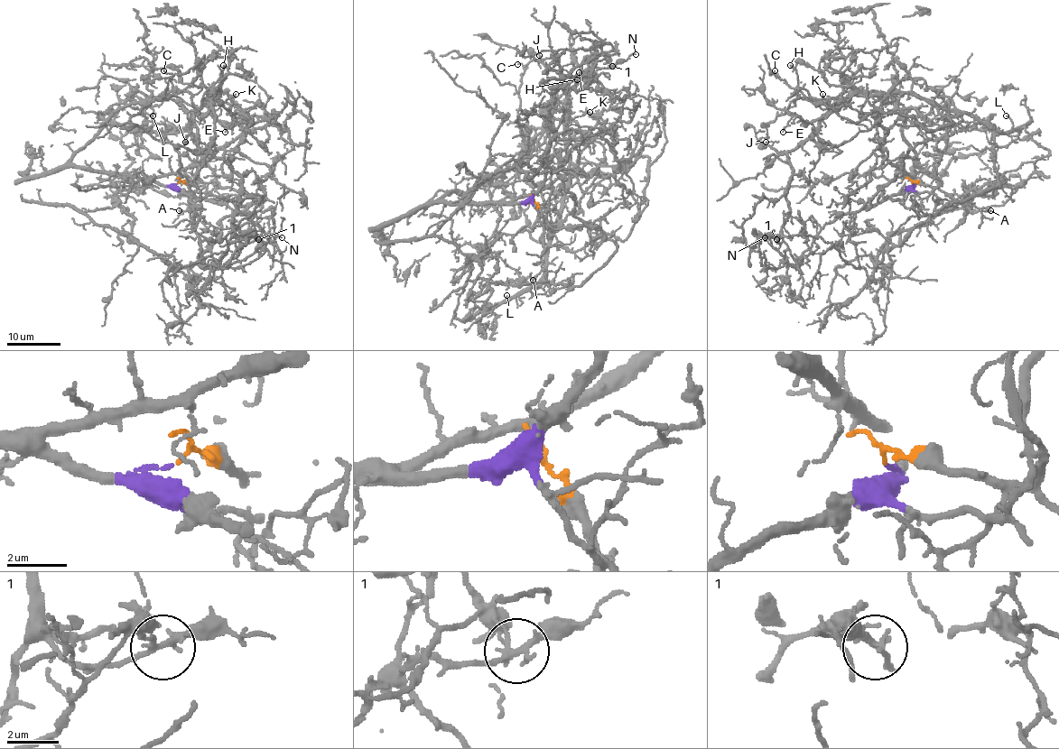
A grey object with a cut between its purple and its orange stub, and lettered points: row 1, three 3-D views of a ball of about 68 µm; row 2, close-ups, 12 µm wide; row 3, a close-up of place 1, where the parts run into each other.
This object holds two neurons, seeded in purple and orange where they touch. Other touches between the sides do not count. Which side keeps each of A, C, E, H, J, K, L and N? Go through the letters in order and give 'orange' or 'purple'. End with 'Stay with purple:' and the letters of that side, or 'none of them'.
A: orange
C: purple
E: orange
H: purple
J: orange
K: orange
L: orange
N: orange
Stay with purple: C, H

